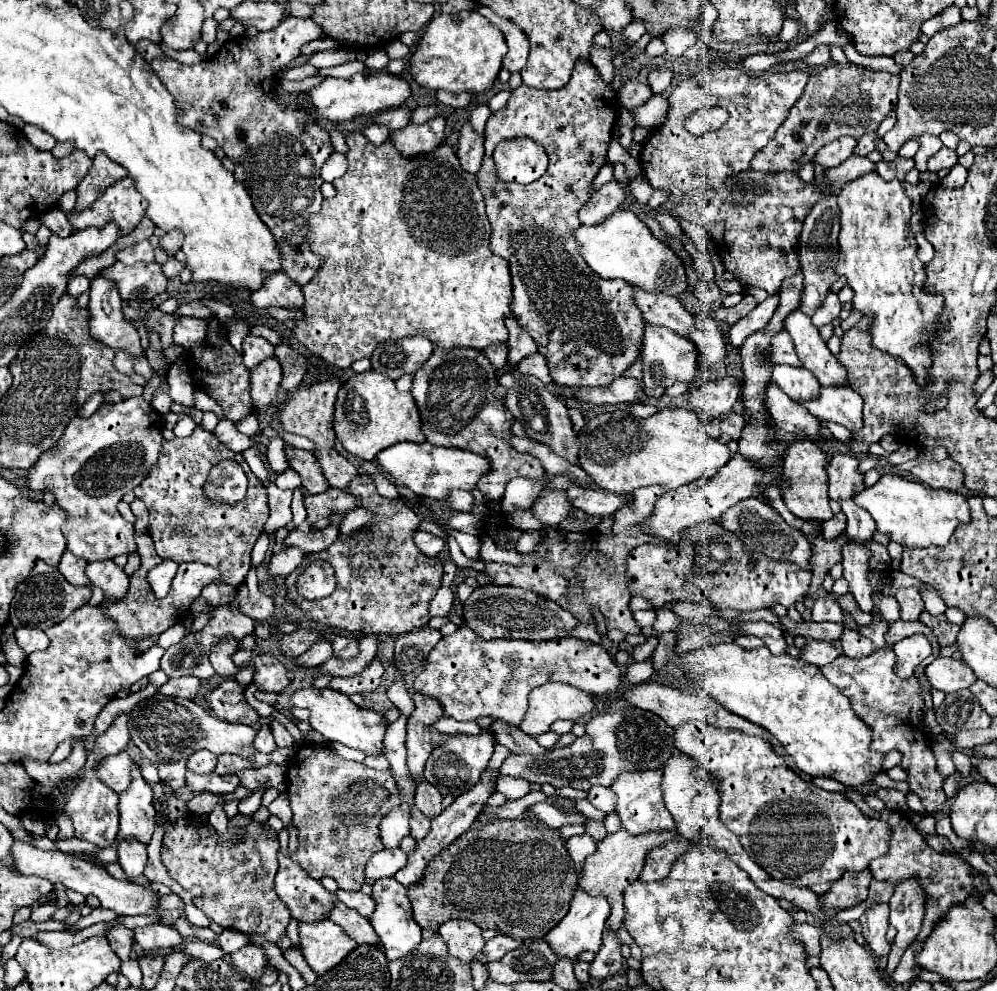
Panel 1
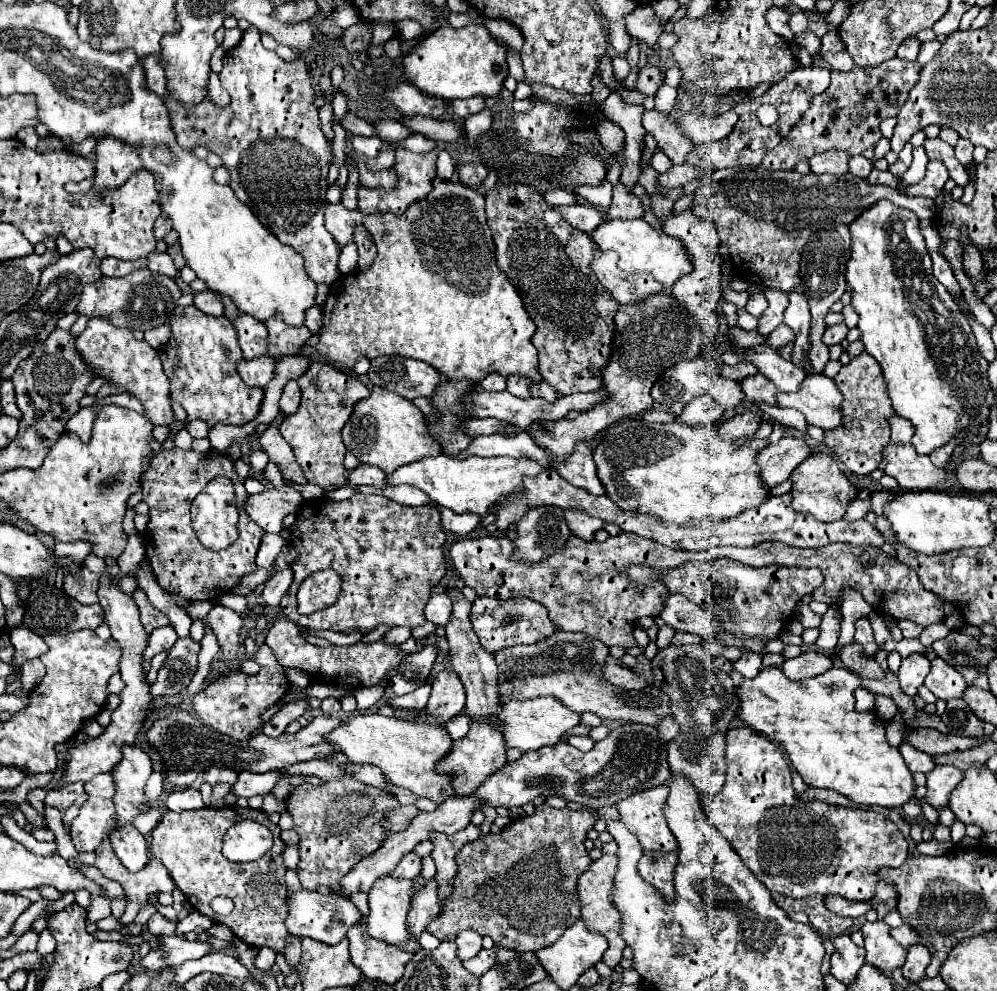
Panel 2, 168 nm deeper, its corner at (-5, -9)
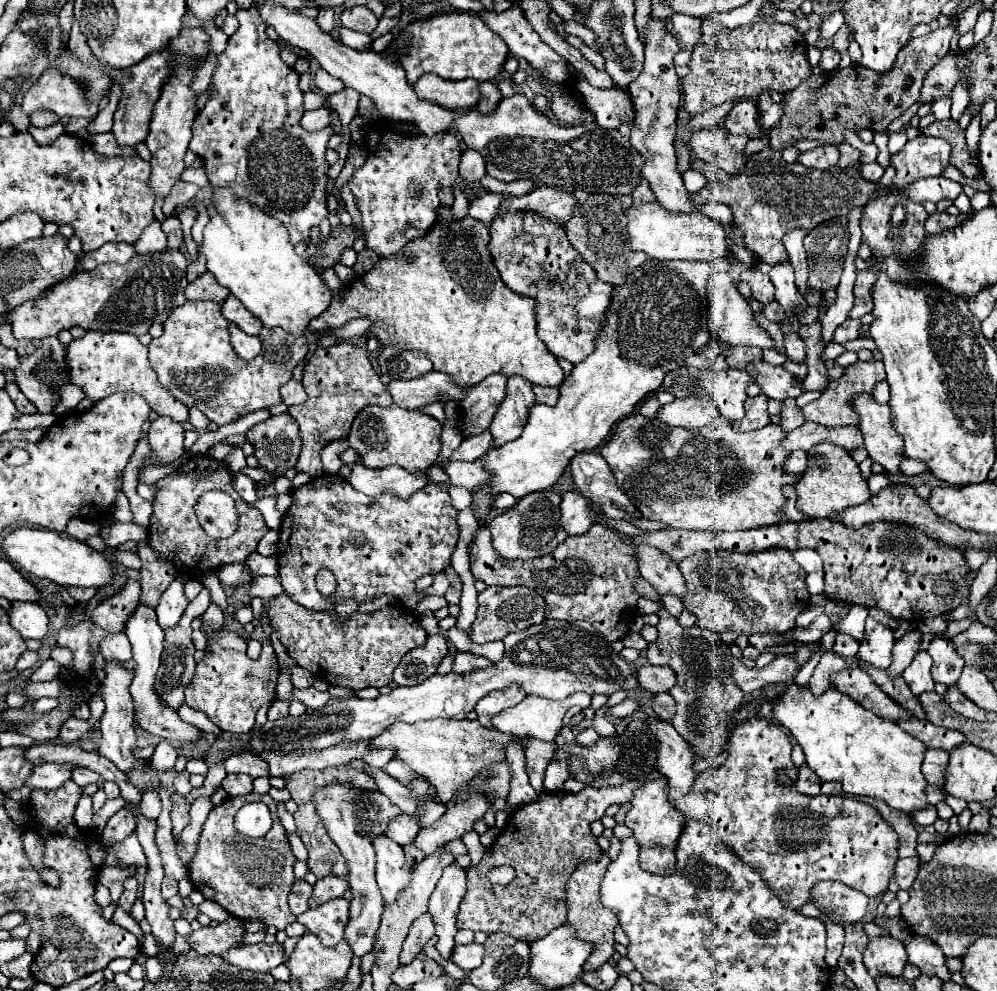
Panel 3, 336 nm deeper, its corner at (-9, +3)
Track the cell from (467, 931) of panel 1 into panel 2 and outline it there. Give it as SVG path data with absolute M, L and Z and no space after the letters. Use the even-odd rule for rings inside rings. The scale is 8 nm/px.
M471 929L459 931L455 943L457 943L457 957L461 961L469 961L475 957L475 953L481 951L481 935Z

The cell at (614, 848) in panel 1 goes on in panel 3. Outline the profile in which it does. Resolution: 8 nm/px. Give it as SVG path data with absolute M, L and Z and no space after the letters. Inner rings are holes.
M603 853L599 857L597 863L583 863L579 865L573 875L569 877L569 883L567 883L567 923L571 927L575 927L575 935L579 935L579 939L587 941L593 945L593 953L589 955L589 959L585 961L583 965L583 971L595 971L599 969L603 963L609 961L609 957L613 955L613 929L617 927L617 917L613 911L607 911L599 899L599 885L601 885L601 877L605 875L605 869L609 865L609 857Z

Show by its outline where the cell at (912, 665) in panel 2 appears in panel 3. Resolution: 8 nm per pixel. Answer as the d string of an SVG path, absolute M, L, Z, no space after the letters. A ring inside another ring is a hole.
M923 651L917 653L915 659L911 661L911 665L905 669L903 679L909 685L909 689L913 691L913 695L921 695L927 691L933 691L935 681L931 679L931 657Z

